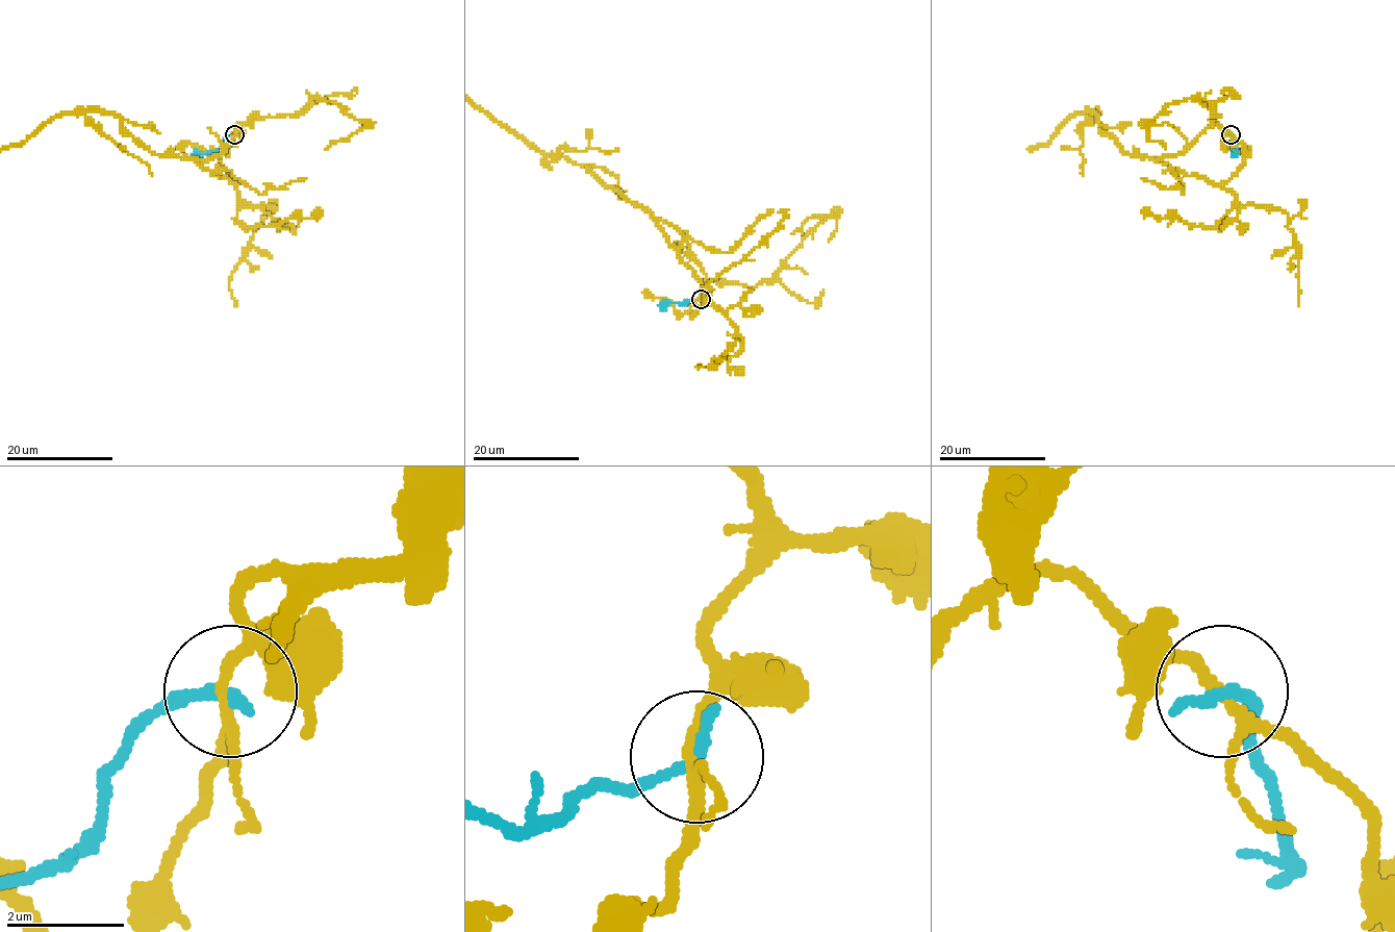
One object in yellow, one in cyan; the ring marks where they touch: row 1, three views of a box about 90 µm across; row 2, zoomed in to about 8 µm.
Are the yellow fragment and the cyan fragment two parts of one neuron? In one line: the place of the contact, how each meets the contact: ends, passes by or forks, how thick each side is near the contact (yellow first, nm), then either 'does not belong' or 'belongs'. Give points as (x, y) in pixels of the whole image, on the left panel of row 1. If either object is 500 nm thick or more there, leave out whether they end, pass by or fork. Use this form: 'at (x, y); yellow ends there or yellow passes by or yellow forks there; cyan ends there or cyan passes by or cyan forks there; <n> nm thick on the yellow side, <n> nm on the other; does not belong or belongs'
at (234, 134); yellow forks there; cyan ends there; 160 nm thick on the yellow side, 240 nm on the other; does not belong

